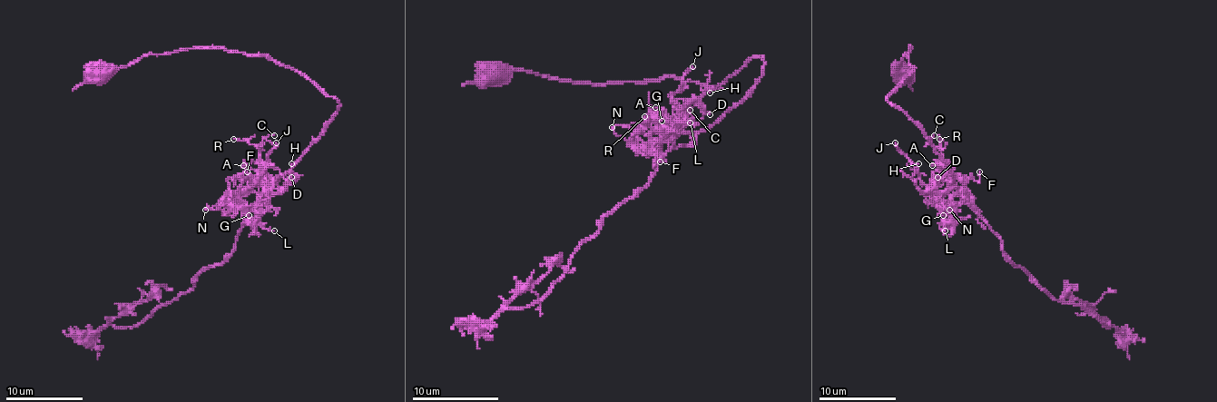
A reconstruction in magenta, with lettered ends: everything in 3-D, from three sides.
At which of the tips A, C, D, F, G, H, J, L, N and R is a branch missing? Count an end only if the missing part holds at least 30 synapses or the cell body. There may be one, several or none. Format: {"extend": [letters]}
{"extend": []}

